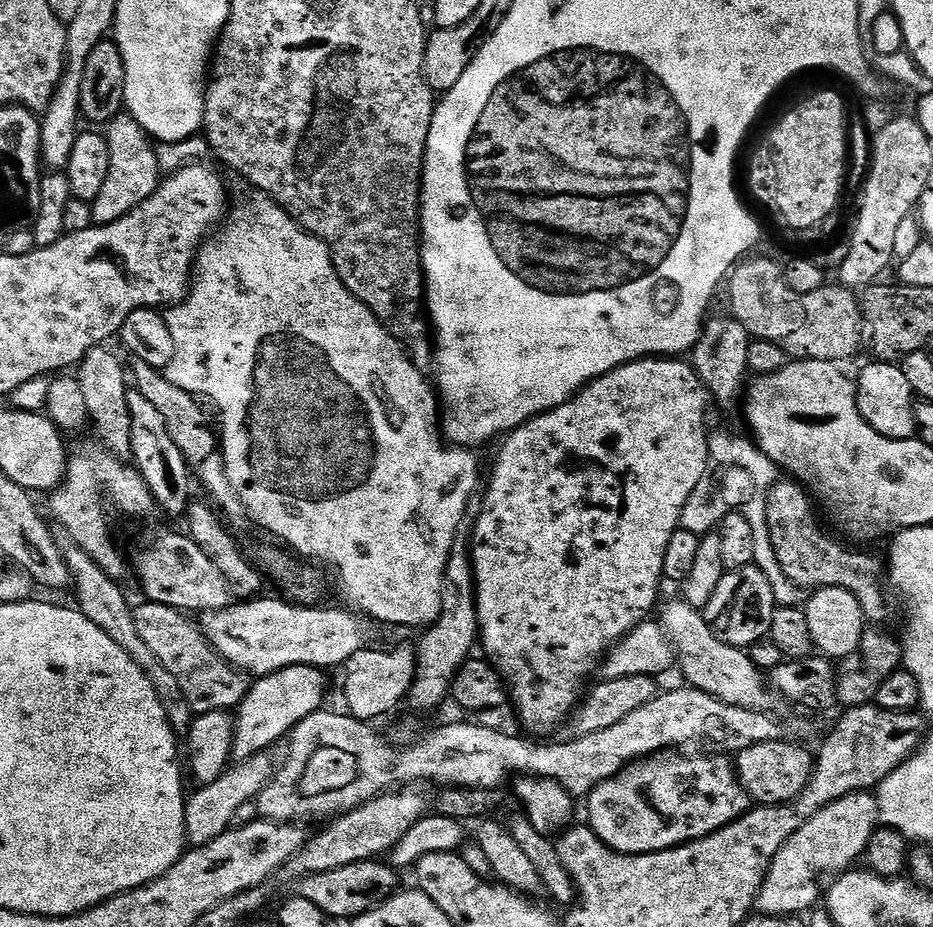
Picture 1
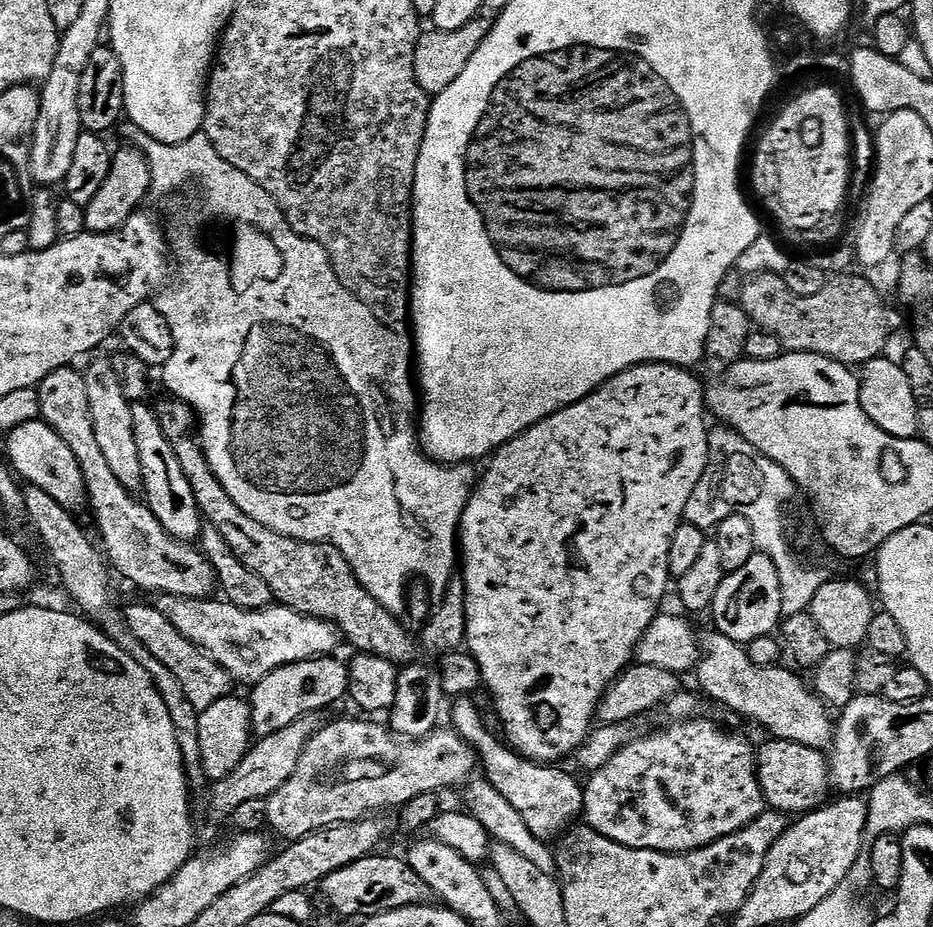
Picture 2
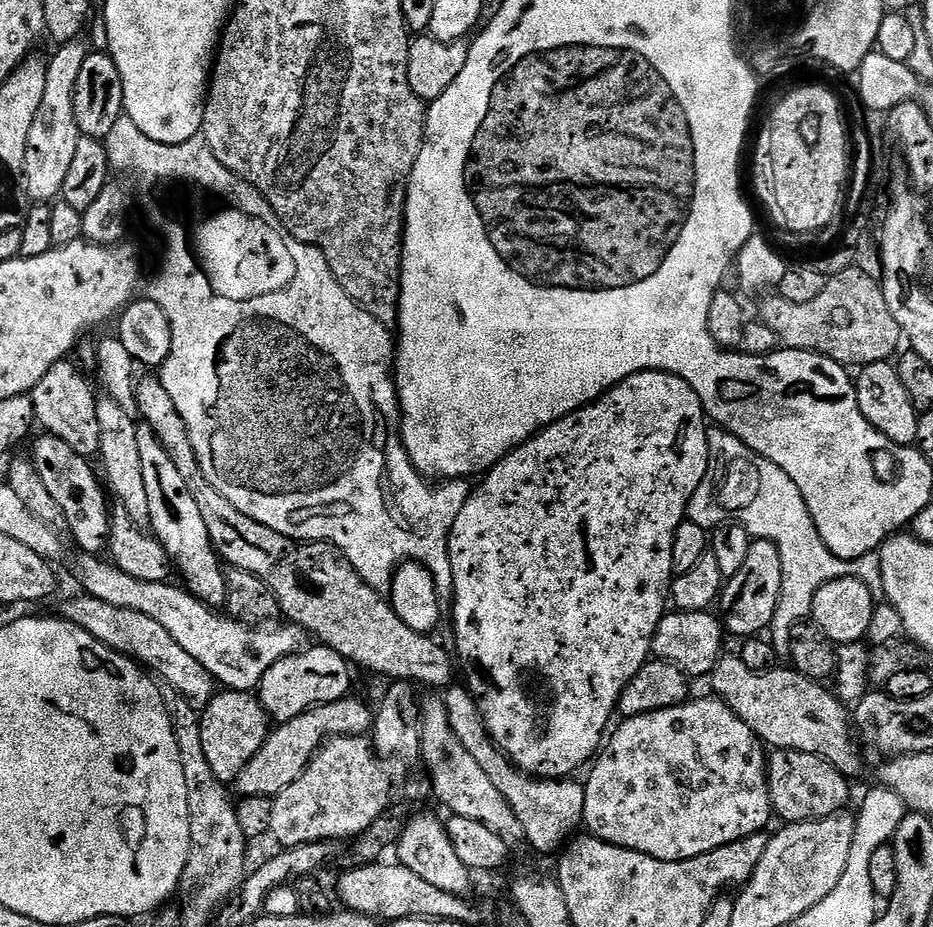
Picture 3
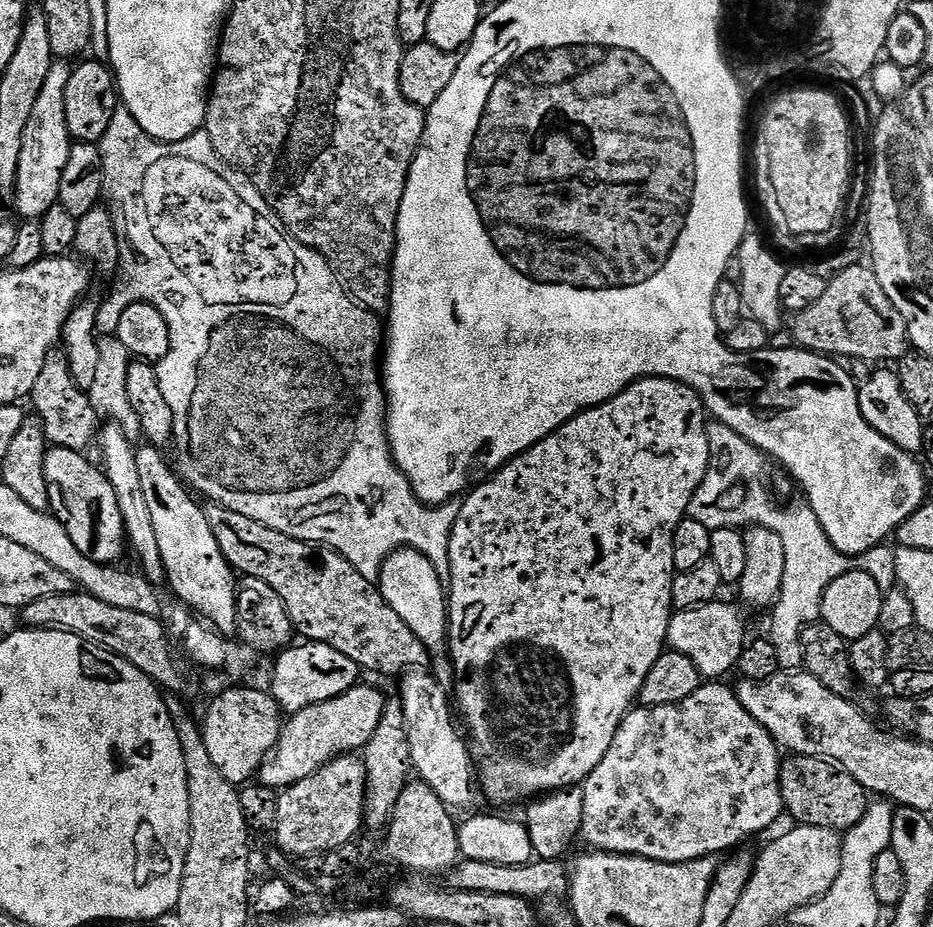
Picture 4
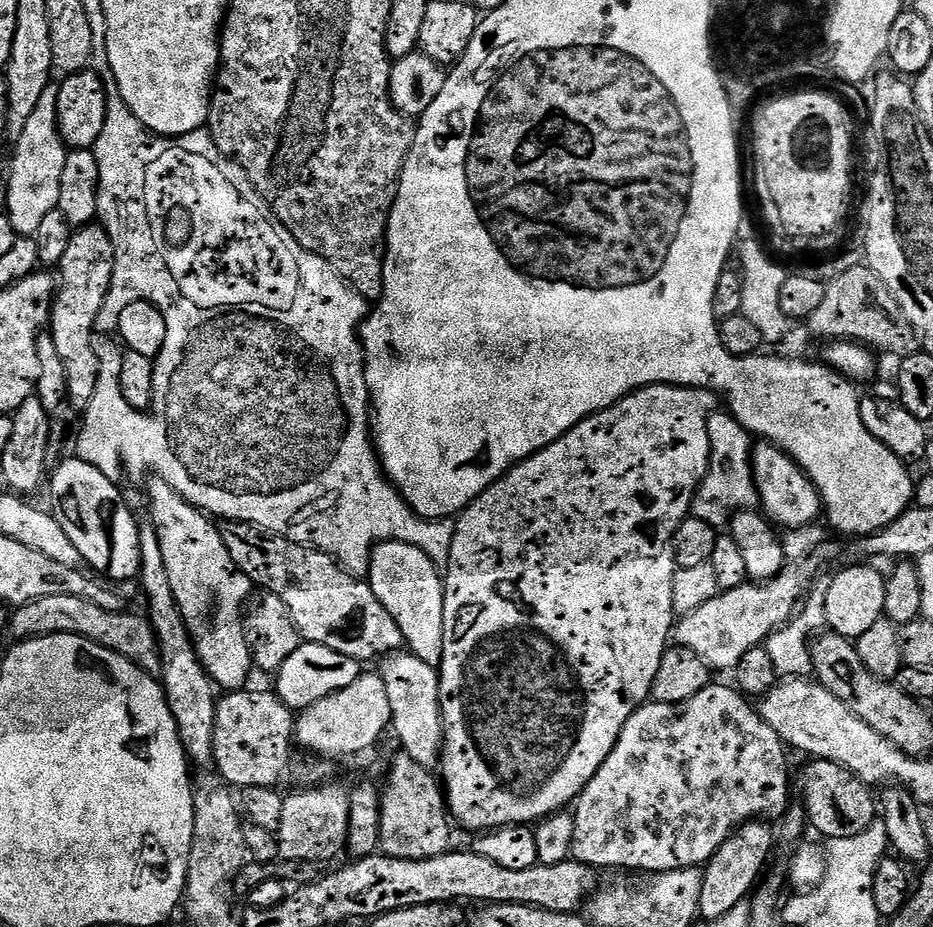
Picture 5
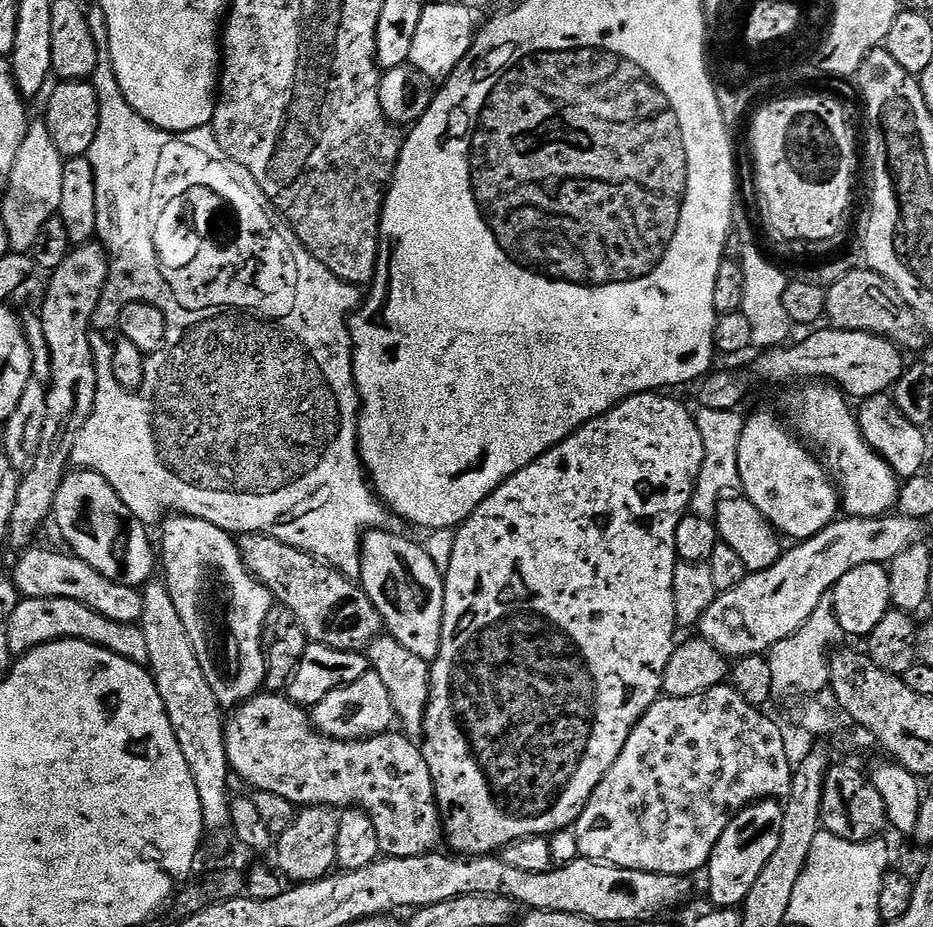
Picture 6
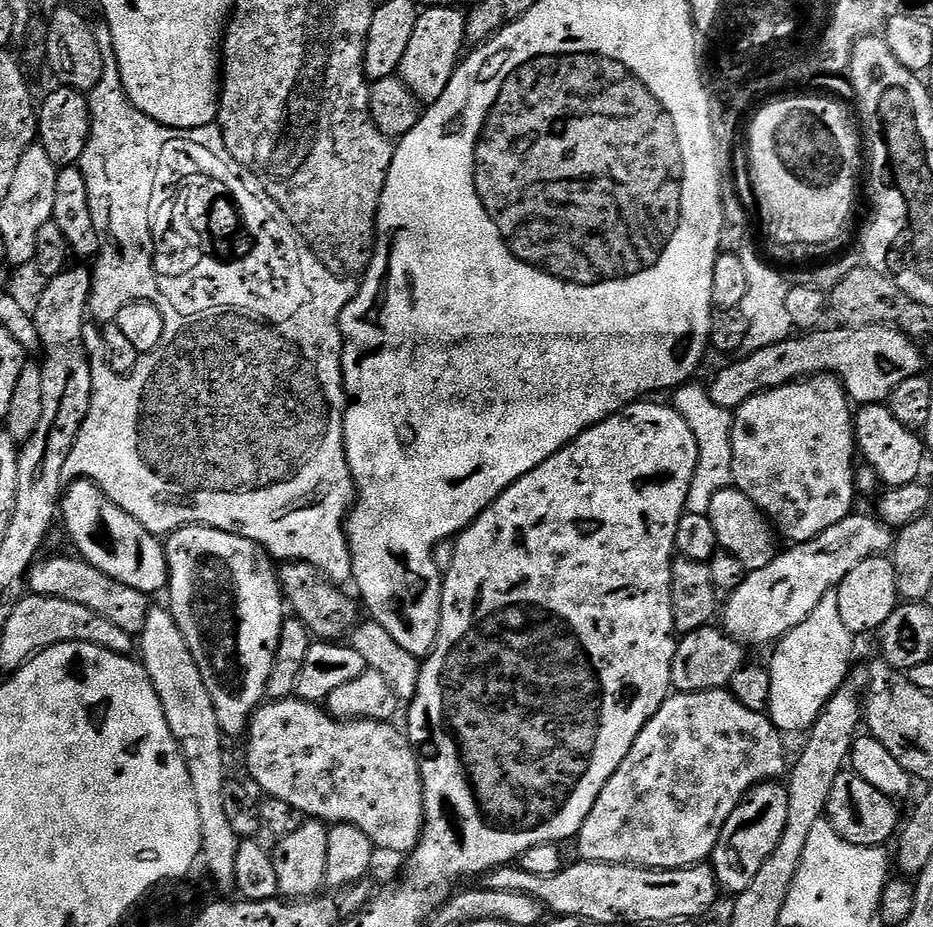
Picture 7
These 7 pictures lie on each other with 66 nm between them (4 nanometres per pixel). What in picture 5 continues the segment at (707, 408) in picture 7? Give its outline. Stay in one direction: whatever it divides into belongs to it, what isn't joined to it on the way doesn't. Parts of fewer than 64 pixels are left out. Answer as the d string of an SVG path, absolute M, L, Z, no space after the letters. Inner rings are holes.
M713 411L708 417L710 434L710 462L704 481L692 497L691 515L702 518L717 526L727 525L738 512L757 507L756 483L752 477L752 454L750 451L750 434L744 425L738 423L727 411Z

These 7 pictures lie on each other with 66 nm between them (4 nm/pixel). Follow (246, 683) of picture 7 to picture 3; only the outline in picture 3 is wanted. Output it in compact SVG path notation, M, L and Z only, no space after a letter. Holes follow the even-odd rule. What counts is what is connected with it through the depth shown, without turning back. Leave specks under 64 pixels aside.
M141 423L136 433L138 454L142 458L142 478L150 502L150 531L172 559L183 587L204 604L219 609L228 603L228 578L220 557L212 547L210 534L206 534L206 522L202 522L202 514L194 498L190 498L190 490L186 490L186 481L175 468L174 461L166 455L166 450L162 450L162 442L158 442L150 426Z

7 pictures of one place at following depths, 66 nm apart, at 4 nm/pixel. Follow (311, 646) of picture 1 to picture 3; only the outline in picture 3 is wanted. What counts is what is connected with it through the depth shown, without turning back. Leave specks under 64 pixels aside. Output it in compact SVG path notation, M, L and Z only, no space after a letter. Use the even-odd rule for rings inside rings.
M80 554L76 560L76 580L81 584L87 595L98 598L102 602L110 602L110 606L122 606L122 610L138 610L138 614L146 614L146 618L154 618L154 622L160 623L186 650L186 654L192 655L197 662L202 662L206 670L215 676L217 685L223 686L230 692L252 692L259 689L260 680L278 662L287 656L294 656L301 651L306 644L306 633L303 628L291 622L272 622L267 626L249 626L241 620L234 620L223 611L211 608L204 604L195 594L176 582L142 582L140 578L130 578L130 574L122 574L115 564L96 554Z

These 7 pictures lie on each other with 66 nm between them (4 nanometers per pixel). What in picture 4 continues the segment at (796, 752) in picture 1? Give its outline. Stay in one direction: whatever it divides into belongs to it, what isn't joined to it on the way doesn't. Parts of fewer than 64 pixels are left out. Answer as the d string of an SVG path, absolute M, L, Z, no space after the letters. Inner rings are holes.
M789 755L780 765L780 789L785 813L789 817L792 815L797 825L822 826L841 834L862 822L870 803L869 793L865 792L863 786L845 768L839 768L832 761L817 756Z

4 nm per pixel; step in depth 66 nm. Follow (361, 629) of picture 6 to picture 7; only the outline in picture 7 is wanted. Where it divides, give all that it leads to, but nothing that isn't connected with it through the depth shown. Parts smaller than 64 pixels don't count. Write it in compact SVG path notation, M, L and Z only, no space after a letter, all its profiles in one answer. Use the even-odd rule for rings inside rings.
M284 562L279 565L278 575L284 599L294 611L295 619L301 620L320 642L340 642L351 637L354 625L361 619L362 608L355 599L344 593L332 581L322 576L314 566L299 562Z

